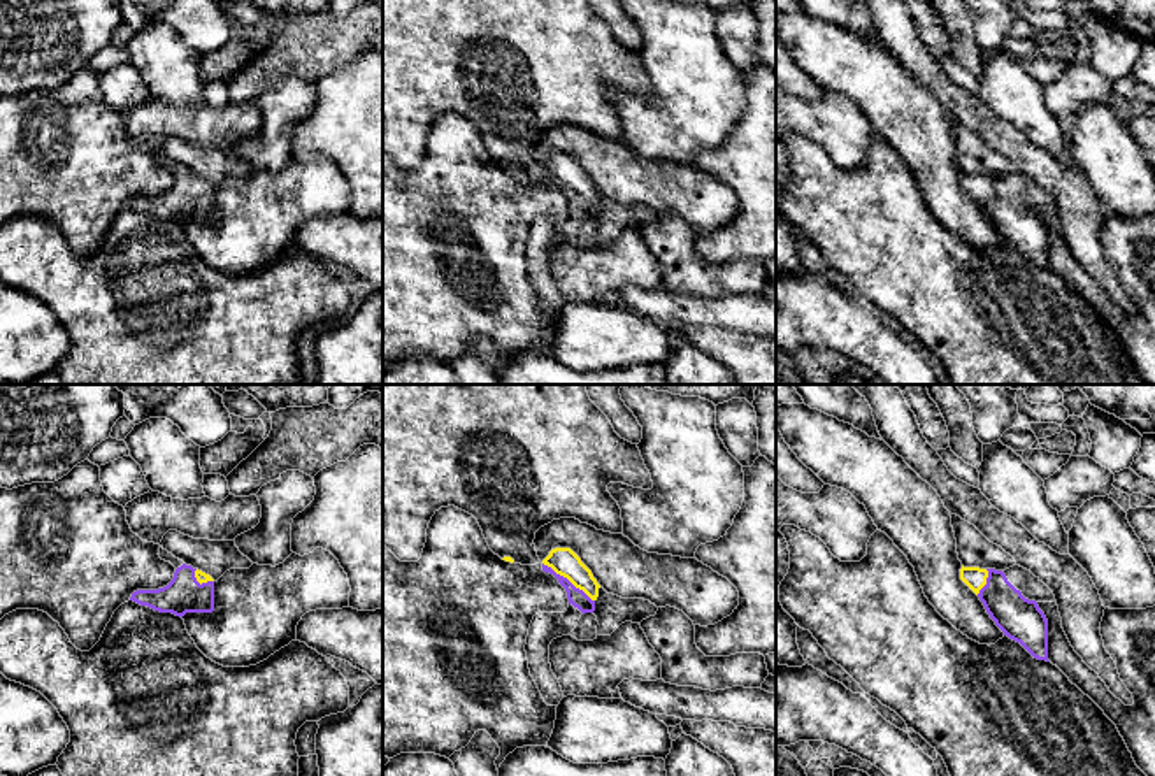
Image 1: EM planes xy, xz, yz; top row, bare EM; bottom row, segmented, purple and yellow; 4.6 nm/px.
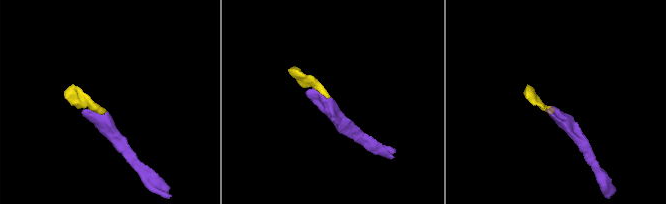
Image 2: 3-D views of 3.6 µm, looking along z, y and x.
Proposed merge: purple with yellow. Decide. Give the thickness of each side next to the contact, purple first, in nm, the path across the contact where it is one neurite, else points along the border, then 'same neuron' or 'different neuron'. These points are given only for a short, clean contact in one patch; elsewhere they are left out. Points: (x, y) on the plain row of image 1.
80/120 nm | across xz (576, 204), (576, 195), (567, 186), (567, 174), (562, 167) | same neuron

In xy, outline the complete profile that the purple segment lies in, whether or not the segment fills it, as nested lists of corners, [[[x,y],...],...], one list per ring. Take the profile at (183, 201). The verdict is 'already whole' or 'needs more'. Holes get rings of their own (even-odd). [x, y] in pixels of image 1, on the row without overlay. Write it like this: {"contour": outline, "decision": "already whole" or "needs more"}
{"contour": [[[191,172],[176,176],[172,188],[158,197],[137,197],[130,207],[160,219],[184,223],[186,219],[214,218],[214,186]]], "decision": "needs more"}

